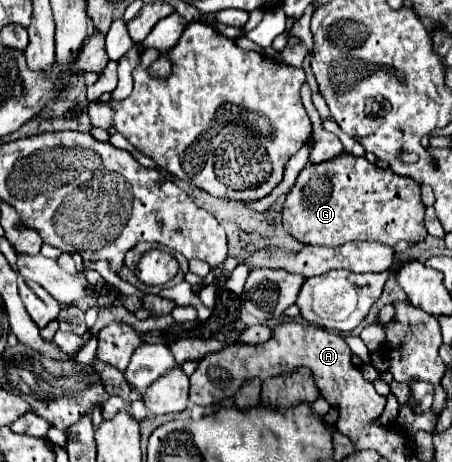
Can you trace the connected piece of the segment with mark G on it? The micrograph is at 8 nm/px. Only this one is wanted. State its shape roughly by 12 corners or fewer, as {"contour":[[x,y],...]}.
{"contour":[[341,153],[309,163],[281,219],[297,241],[419,243],[413,179]]}

